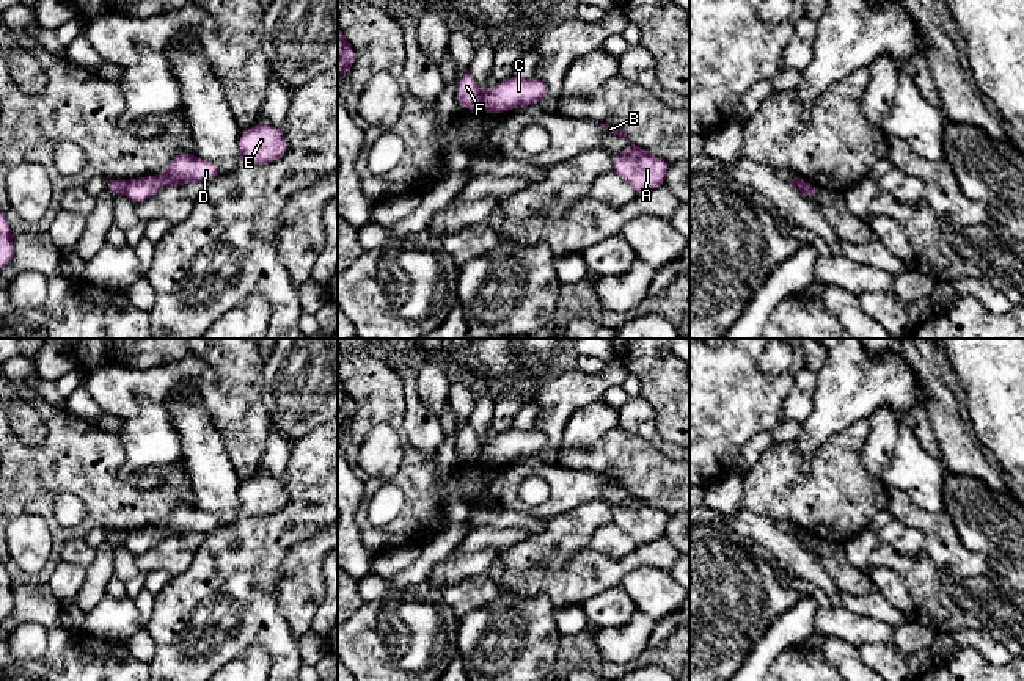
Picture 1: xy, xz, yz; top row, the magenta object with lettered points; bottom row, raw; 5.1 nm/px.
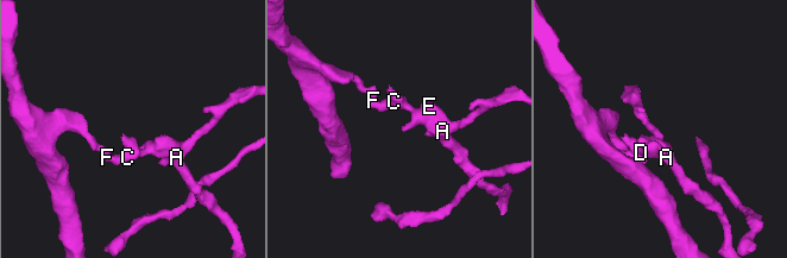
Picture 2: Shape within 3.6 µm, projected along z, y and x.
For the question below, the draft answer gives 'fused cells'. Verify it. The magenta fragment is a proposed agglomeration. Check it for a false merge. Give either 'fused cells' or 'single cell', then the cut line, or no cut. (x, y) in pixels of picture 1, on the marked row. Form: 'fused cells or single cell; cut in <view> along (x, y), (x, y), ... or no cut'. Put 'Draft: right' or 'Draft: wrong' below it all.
fused cells; cut in xz along (482, 91), (476, 109)
Draft: right

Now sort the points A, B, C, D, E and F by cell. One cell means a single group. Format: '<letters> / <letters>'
A B C D E / F

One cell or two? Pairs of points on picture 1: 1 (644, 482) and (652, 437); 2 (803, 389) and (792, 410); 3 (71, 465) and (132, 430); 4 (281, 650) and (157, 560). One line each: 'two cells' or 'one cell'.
1: two cells
2: one cell
3: two cells
4: two cells

